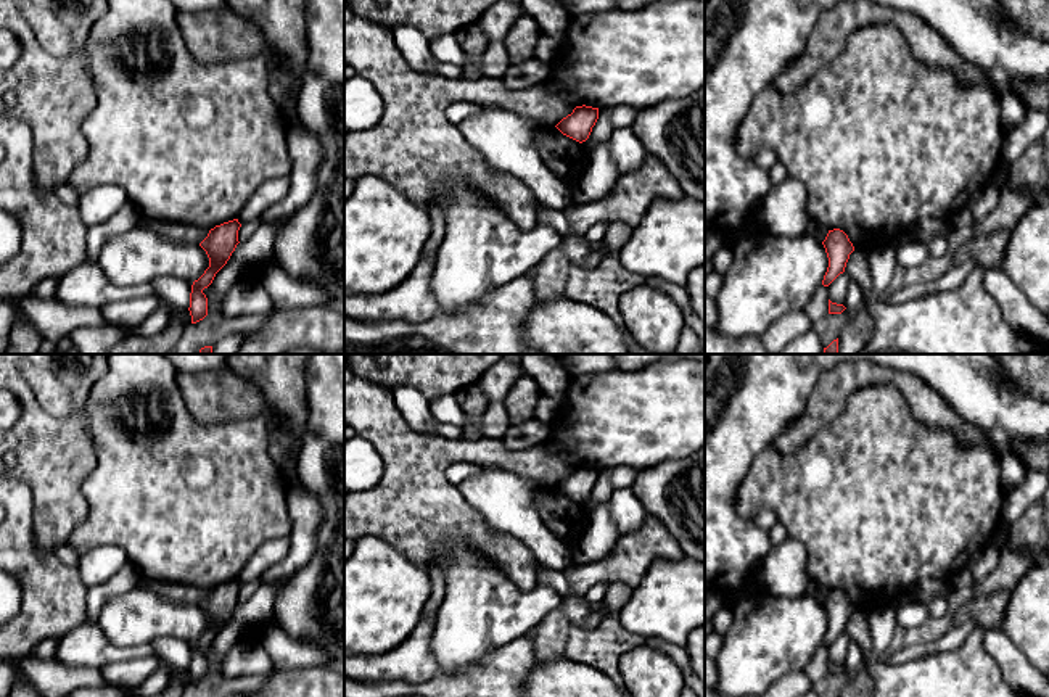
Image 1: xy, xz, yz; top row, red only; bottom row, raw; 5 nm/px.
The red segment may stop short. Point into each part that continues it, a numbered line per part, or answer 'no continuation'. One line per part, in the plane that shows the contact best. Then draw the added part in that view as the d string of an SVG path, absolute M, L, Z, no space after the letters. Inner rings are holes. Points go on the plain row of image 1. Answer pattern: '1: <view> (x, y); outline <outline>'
no continuation

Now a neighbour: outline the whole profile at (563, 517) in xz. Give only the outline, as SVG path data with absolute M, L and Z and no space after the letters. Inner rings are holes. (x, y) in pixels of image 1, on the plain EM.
M557 488L536 493L534 499L545 528L571 549L587 528L582 504L563 496Z

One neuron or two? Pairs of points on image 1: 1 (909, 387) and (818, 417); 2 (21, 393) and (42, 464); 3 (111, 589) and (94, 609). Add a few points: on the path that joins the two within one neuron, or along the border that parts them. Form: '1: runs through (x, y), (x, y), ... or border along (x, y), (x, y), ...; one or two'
1: runs through (885, 375), (855, 375), (837, 393); one
2: runs through (31, 411), (34, 430), (42, 446); one
3: runs through (106, 593), (95, 604); one

